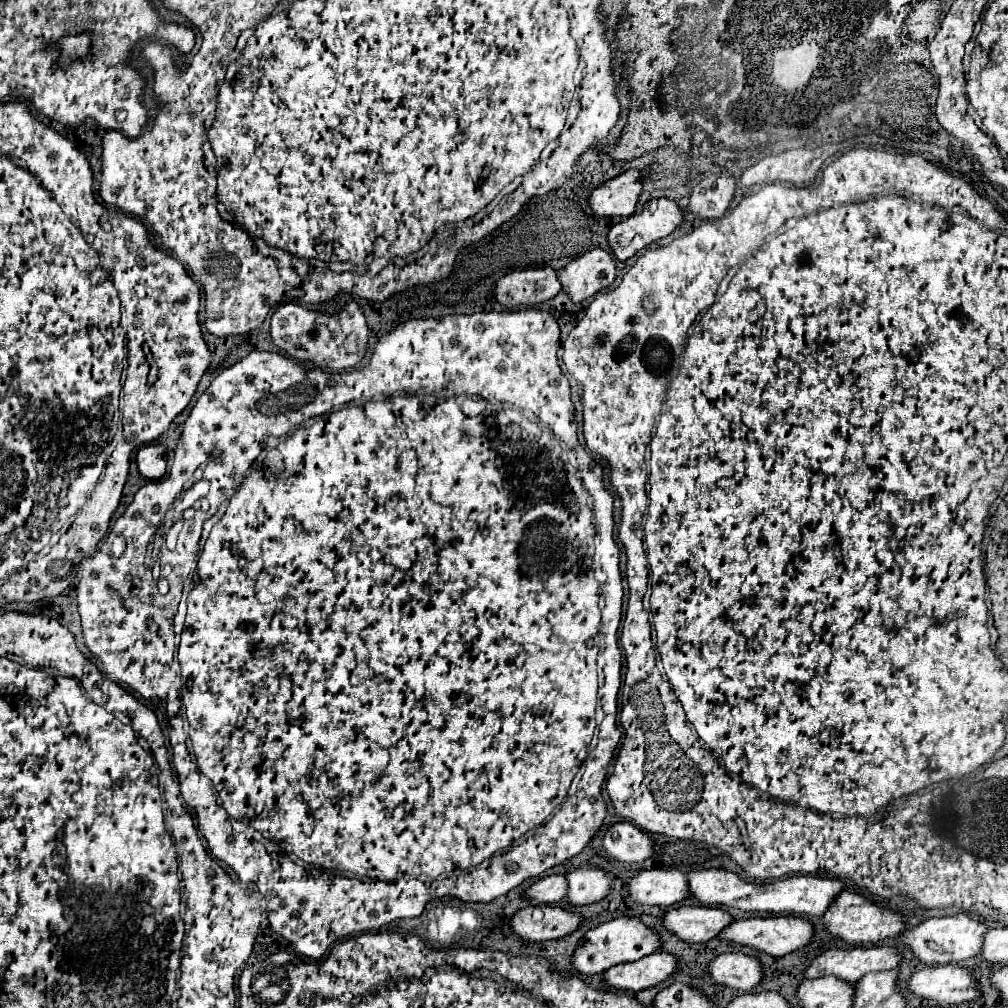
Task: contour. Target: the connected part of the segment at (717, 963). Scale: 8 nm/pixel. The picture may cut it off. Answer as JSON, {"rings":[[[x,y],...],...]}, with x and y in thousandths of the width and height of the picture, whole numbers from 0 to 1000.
{"rings":[[[735,944],[713,946],[703,954],[701,966],[709,976],[717,976],[733,984],[745,984],[755,974],[755,956],[751,950]]]}

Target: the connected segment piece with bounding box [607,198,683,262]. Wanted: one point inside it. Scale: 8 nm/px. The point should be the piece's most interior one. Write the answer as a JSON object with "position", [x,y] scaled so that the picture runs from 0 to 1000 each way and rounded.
{"position":[655,215]}

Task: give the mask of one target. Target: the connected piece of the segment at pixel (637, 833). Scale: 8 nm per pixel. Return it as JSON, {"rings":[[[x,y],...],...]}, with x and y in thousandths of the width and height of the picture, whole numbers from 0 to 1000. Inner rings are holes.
{"rings":[[[610,815],[598,829],[598,841],[614,855],[638,855],[648,847],[648,835],[628,817]]]}

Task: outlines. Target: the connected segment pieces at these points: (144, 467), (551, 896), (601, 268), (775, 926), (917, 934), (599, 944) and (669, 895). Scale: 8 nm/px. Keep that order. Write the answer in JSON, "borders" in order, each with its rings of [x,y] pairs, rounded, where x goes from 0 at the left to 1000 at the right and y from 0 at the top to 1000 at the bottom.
{"borders":[[[[146,440],[136,448],[136,462],[144,474],[158,476],[166,466],[166,442]]],[[[549,867],[549,869],[539,869],[535,873],[531,873],[529,877],[523,879],[521,889],[525,893],[533,893],[533,895],[541,895],[541,897],[549,897],[559,893],[561,889],[561,869],[557,867]]],[[[586,248],[570,258],[564,264],[553,268],[553,276],[557,278],[557,286],[563,296],[570,302],[590,294],[592,290],[606,284],[610,278],[610,258],[600,248]]],[[[765,909],[765,911],[739,911],[739,913],[727,913],[723,919],[719,919],[711,933],[721,933],[733,938],[743,938],[753,944],[761,944],[765,948],[779,948],[799,937],[803,937],[807,927],[805,915],[791,911],[791,909]]],[[[949,907],[949,909],[936,909],[936,911],[920,911],[910,919],[898,921],[892,927],[892,931],[898,938],[902,938],[902,942],[912,954],[920,958],[928,958],[928,956],[955,954],[969,948],[977,925],[979,925],[979,919],[975,915],[965,913],[959,907]]],[[[610,911],[606,915],[594,917],[592,921],[586,921],[580,927],[580,935],[572,938],[566,948],[566,958],[574,966],[596,966],[610,956],[628,954],[642,946],[648,946],[652,940],[654,940],[654,931],[640,917],[636,917],[630,911]]],[[[638,863],[622,877],[622,887],[628,895],[644,899],[666,899],[684,889],[682,871],[674,863]]]]}

